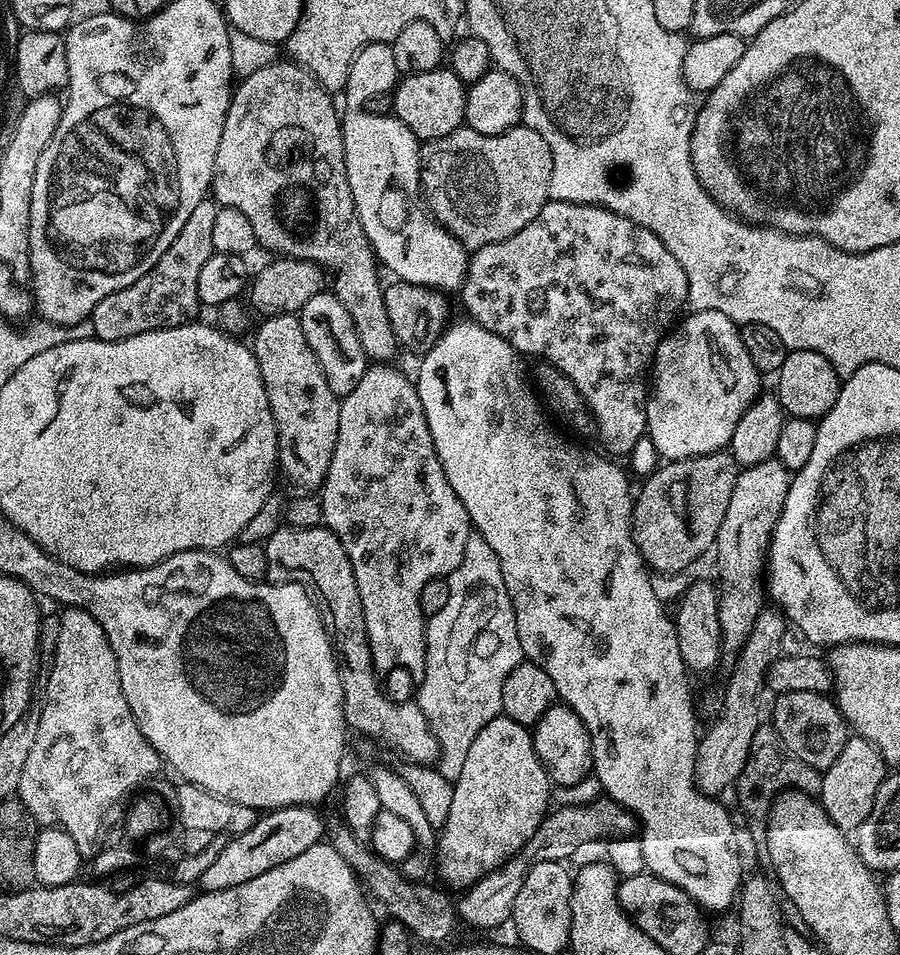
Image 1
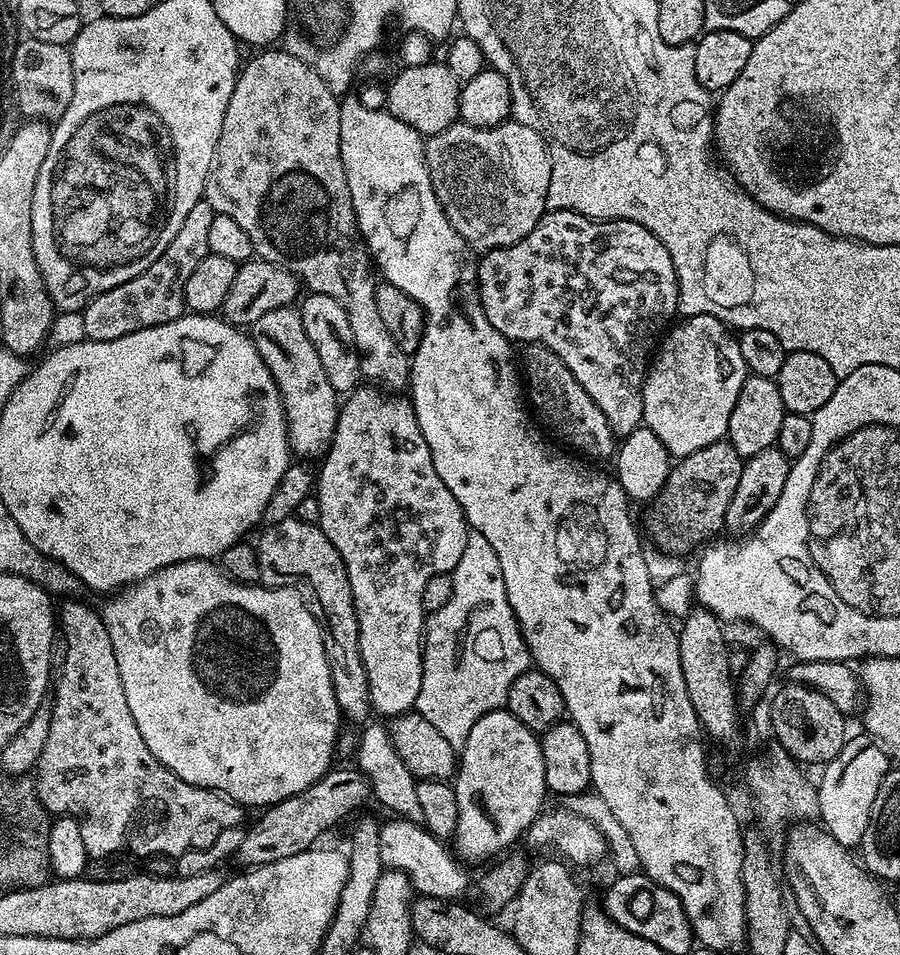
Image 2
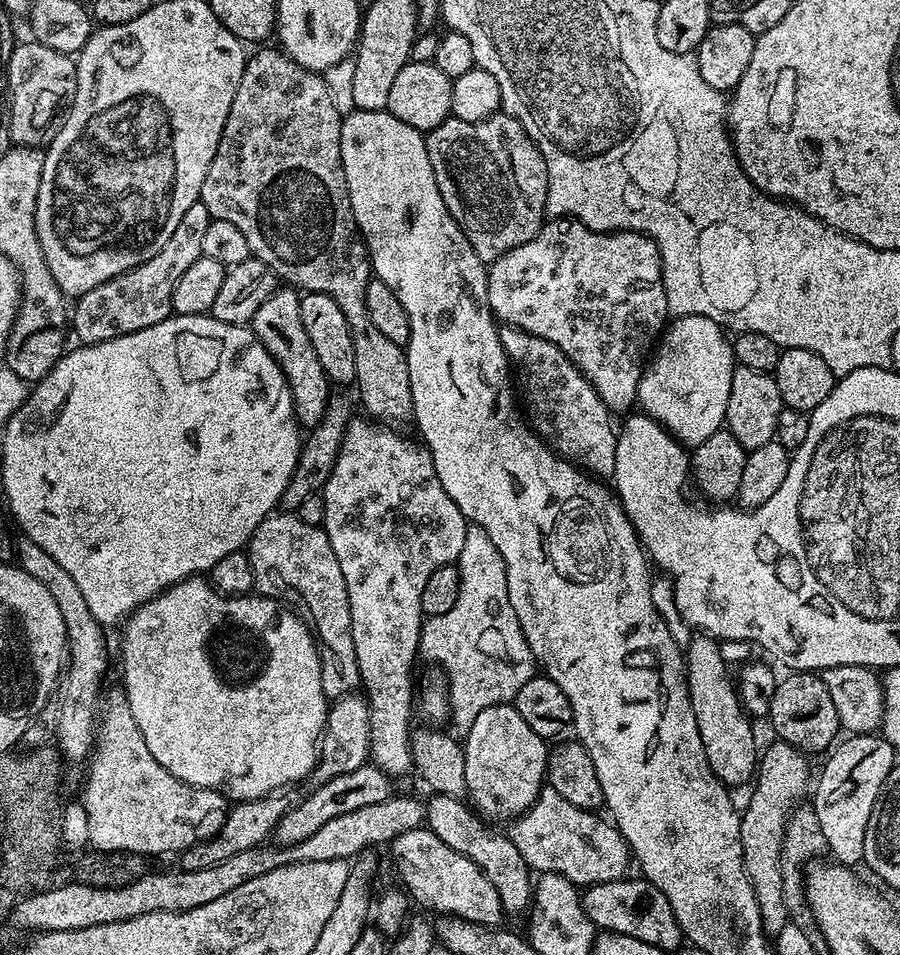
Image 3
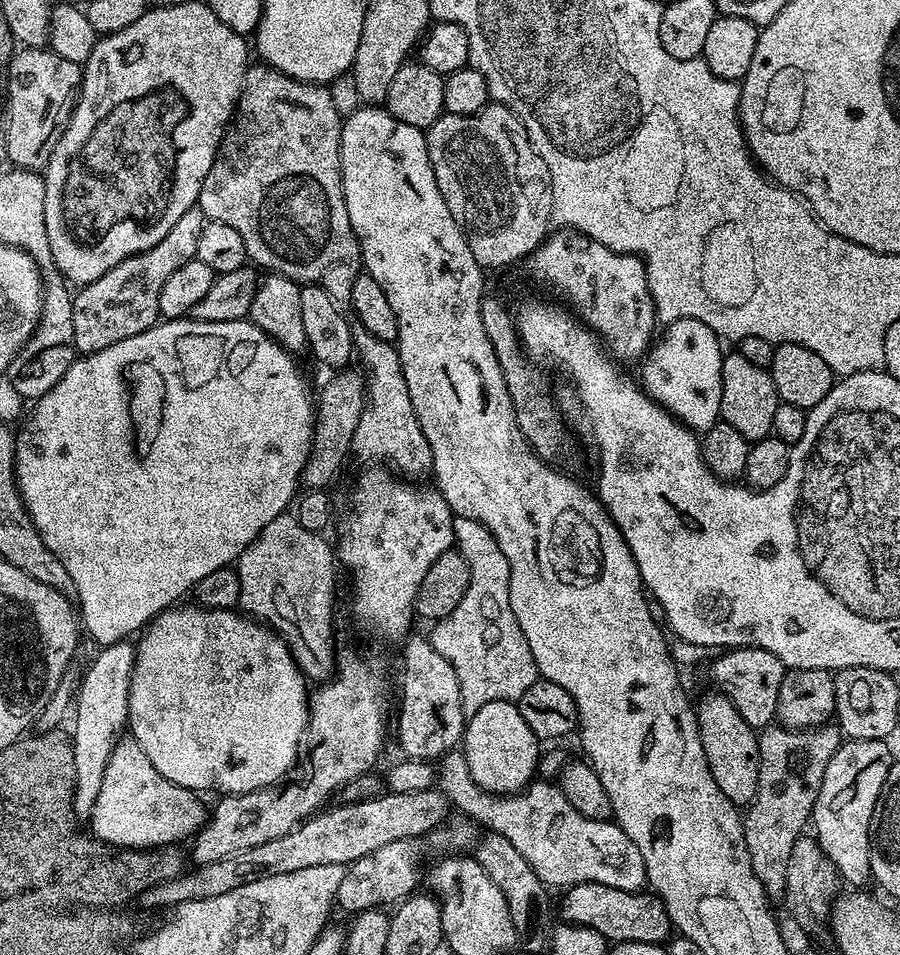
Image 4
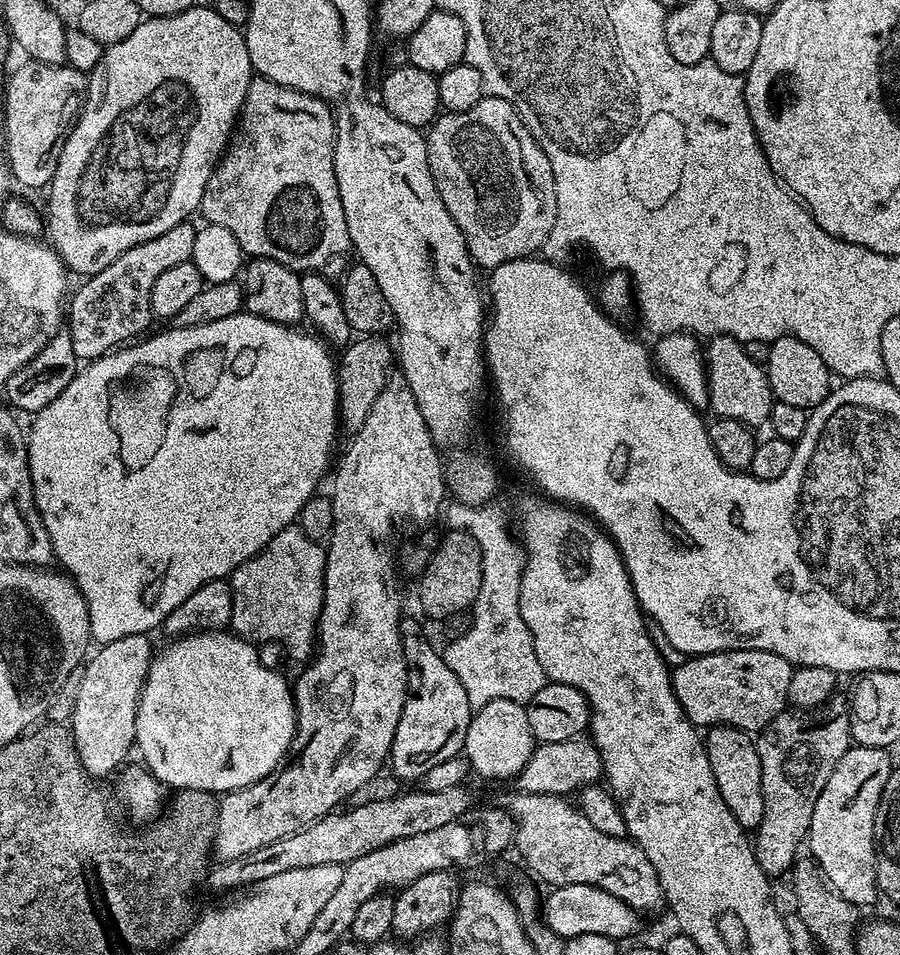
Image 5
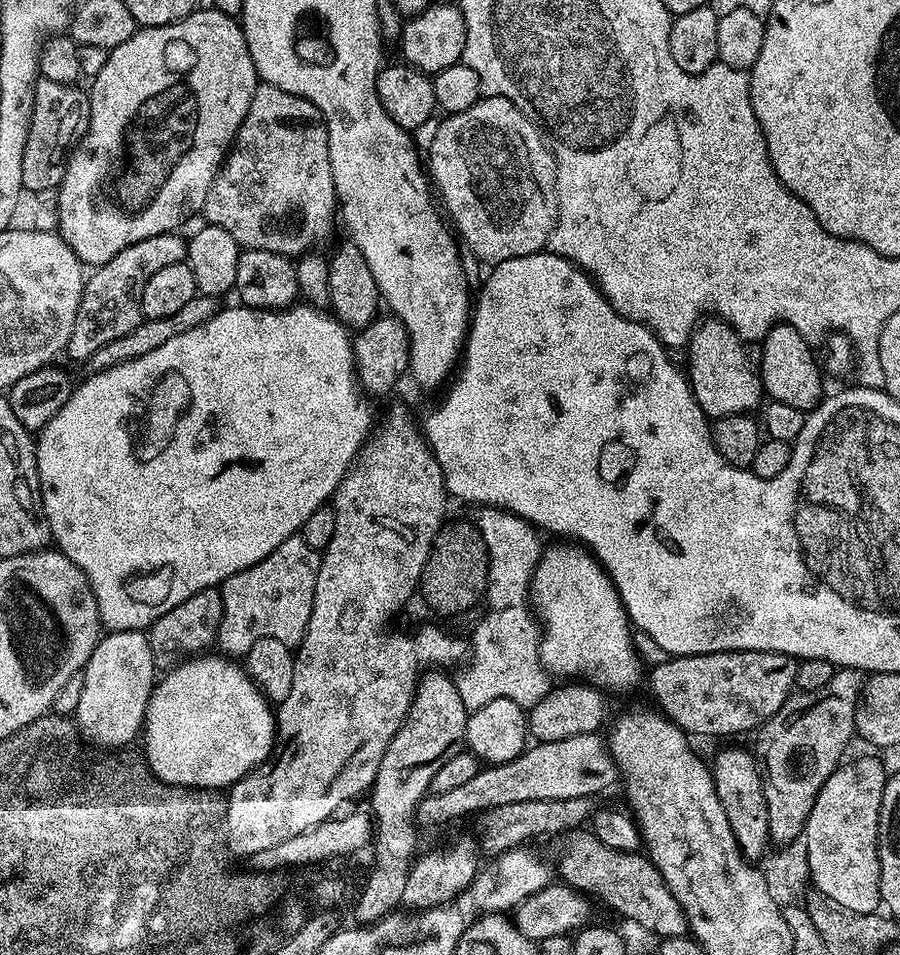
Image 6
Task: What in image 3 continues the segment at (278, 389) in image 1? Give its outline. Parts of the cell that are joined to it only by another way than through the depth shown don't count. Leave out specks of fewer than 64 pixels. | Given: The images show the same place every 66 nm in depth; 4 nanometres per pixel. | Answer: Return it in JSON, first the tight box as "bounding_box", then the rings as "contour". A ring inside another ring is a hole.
{"bounding_box":[250,286,330,426],"contour":[[[280,286],[254,314],[250,325],[252,333],[266,346],[268,353],[278,362],[282,374],[292,391],[292,404],[296,407],[296,419],[301,425],[313,426],[319,423],[328,405],[330,381],[318,360],[310,337],[302,322],[301,293],[291,286]]]}

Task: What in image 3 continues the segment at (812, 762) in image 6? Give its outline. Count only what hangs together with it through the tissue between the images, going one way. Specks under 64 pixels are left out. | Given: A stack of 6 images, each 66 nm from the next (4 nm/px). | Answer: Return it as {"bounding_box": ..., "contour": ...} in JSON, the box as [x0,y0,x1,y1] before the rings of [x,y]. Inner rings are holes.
{"bounding_box":[740,739,810,938],"contour":[[[777,739],[775,741],[776,744],[772,744],[768,749],[761,751],[758,756],[758,767],[756,770],[756,774],[754,777],[754,785],[756,784],[756,789],[752,792],[752,797],[748,800],[748,805],[745,808],[742,808],[740,812],[740,833],[742,834],[742,854],[744,855],[744,869],[746,870],[746,874],[748,875],[748,881],[750,882],[750,886],[754,890],[754,898],[758,900],[758,914],[762,920],[762,926],[764,927],[765,933],[769,937],[774,938],[778,935],[780,931],[789,924],[788,919],[788,911],[786,910],[786,902],[782,899],[782,846],[784,845],[784,831],[786,830],[786,826],[788,825],[788,818],[792,815],[793,812],[796,811],[798,805],[805,799],[804,796],[809,795],[810,792],[810,780],[808,784],[808,760],[809,757],[805,755],[805,753],[801,752],[799,748],[795,748],[794,746],[790,746],[782,739]]]}

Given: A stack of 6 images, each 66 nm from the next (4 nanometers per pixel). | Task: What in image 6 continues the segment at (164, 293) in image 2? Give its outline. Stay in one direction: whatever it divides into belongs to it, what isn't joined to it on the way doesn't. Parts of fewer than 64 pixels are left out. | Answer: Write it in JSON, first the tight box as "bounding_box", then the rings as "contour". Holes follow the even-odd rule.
{"bounding_box":[66,231,188,362],"contour":[[[170,231],[154,238],[142,238],[142,242],[134,242],[114,254],[110,262],[99,265],[93,271],[96,273],[85,279],[82,302],[78,306],[78,318],[74,318],[74,330],[70,330],[66,356],[86,362],[95,352],[102,350],[102,346],[114,342],[114,338],[122,338],[122,334],[130,334],[130,330],[145,319],[140,303],[146,282],[150,282],[158,270],[181,263],[188,255],[188,240],[176,235],[180,234]]]}

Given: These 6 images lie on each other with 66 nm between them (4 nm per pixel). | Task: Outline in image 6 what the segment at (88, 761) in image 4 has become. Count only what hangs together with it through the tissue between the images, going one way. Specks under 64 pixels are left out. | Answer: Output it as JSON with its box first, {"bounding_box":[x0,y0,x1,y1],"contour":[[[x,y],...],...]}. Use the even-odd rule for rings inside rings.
{"bounding_box":[74,628,156,750],"contour":[[[131,628],[121,632],[108,632],[101,635],[90,658],[82,669],[83,686],[81,701],[78,702],[78,710],[74,713],[74,720],[81,731],[81,735],[88,741],[98,746],[104,746],[106,750],[116,750],[130,743],[135,737],[139,737],[143,729],[146,706],[155,688],[156,667],[153,658],[152,647],[148,641],[147,631]]]}

